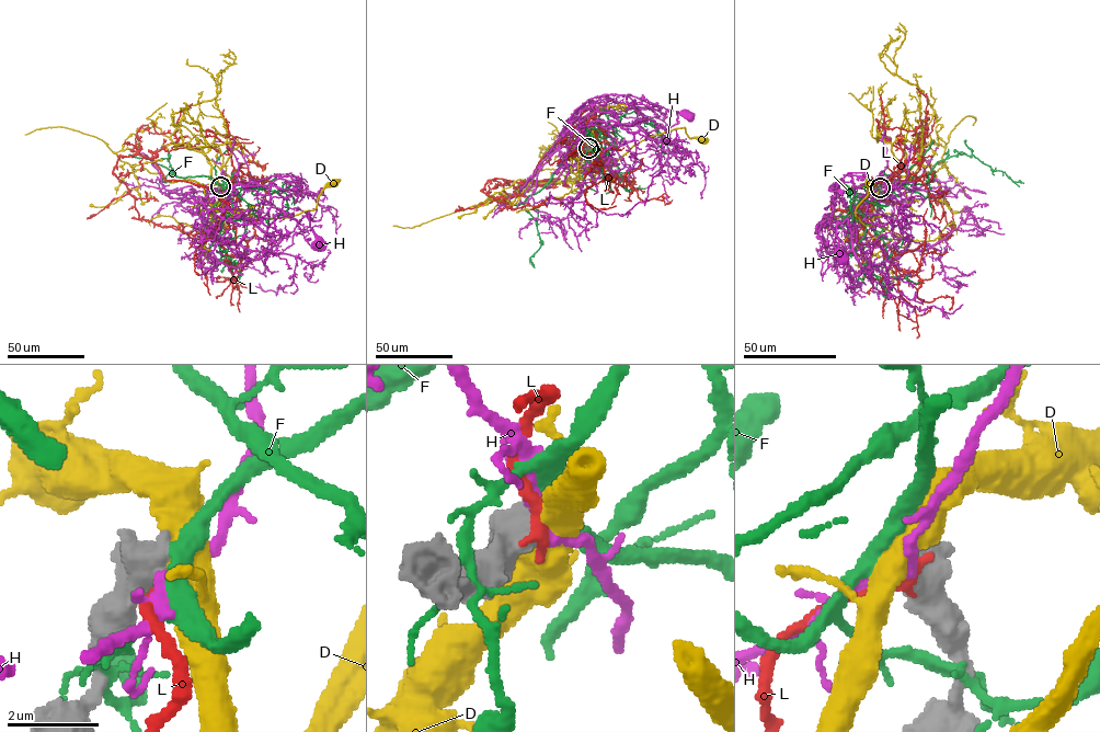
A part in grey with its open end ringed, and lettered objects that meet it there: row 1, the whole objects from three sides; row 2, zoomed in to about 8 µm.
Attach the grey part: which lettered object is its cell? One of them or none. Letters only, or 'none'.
H

